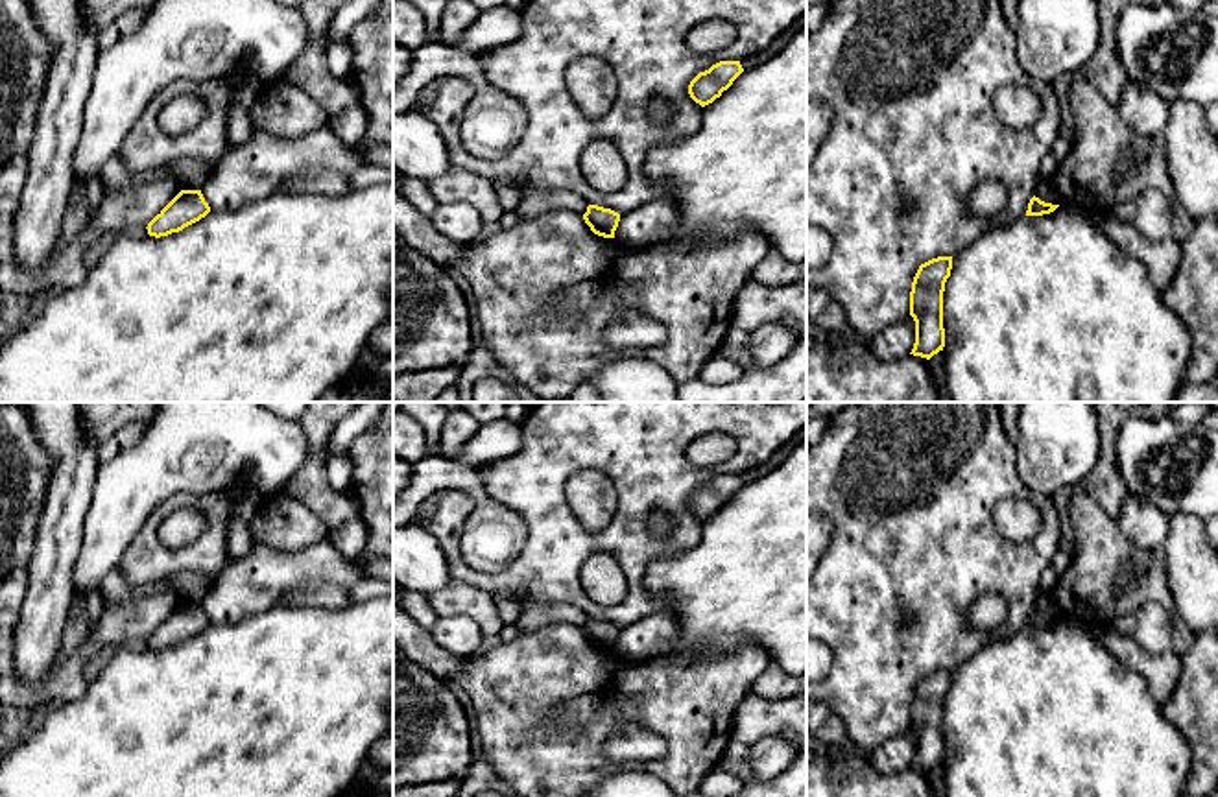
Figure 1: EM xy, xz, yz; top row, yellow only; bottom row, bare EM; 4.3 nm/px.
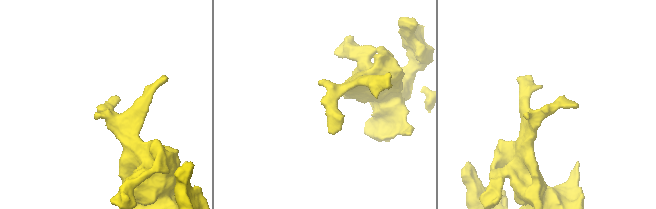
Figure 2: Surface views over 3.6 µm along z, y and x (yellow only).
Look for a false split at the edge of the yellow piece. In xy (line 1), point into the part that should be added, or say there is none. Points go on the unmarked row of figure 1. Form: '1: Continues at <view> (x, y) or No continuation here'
1: No continuation here

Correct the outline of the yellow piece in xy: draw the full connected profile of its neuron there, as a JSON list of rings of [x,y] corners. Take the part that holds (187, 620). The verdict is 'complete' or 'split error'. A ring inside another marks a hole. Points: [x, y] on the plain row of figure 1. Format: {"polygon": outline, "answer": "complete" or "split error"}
{"polygon": [[[181,603],[149,636],[148,648],[161,651],[179,646],[210,625],[201,603]]], "answer": "complete"}

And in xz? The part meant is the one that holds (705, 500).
{"polygon": [[[720,474],[690,494],[688,507],[696,517],[705,520],[720,511],[742,485],[740,474]]], "answer": "complete"}

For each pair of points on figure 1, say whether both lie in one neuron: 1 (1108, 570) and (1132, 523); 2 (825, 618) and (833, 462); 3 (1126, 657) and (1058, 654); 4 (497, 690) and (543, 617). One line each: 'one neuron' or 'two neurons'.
1: two neurons
2: one neuron
3: two neurons
4: two neurons

